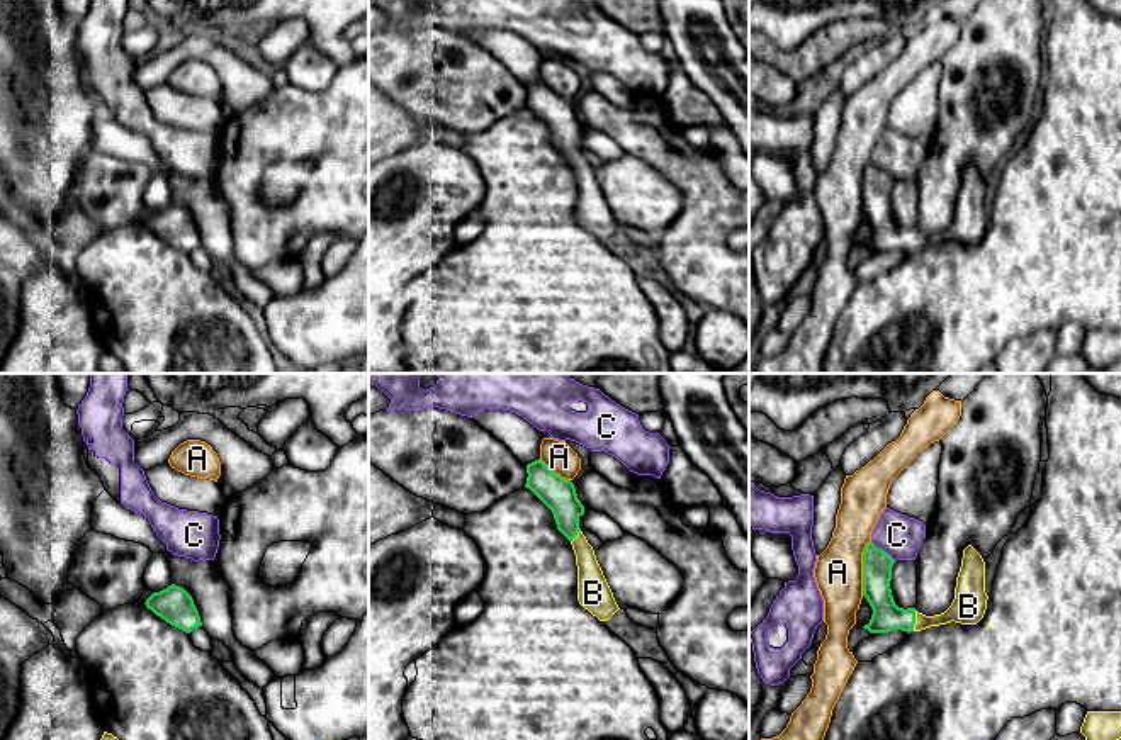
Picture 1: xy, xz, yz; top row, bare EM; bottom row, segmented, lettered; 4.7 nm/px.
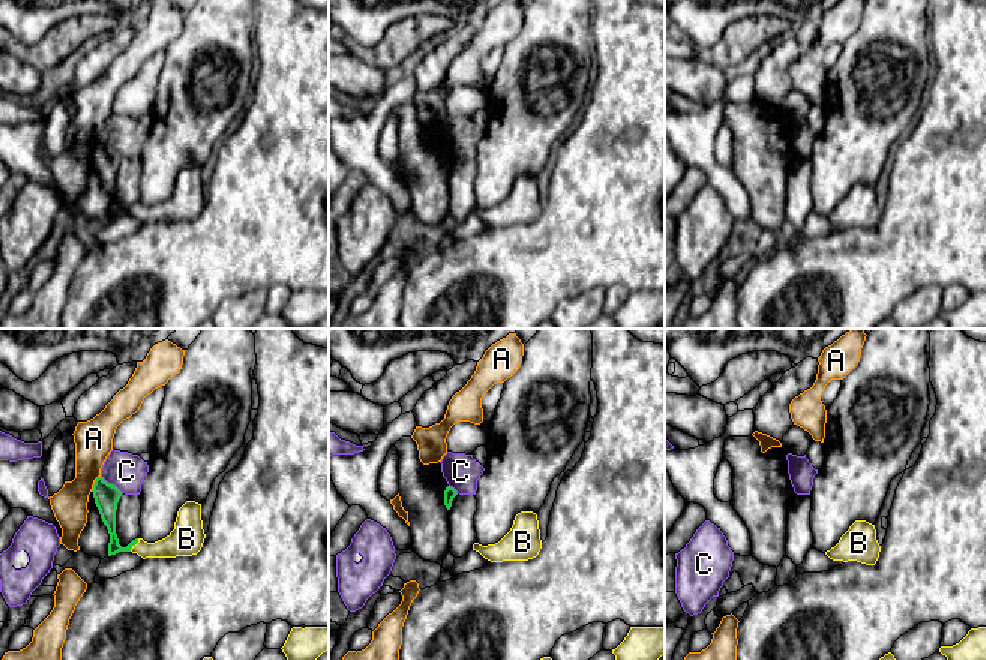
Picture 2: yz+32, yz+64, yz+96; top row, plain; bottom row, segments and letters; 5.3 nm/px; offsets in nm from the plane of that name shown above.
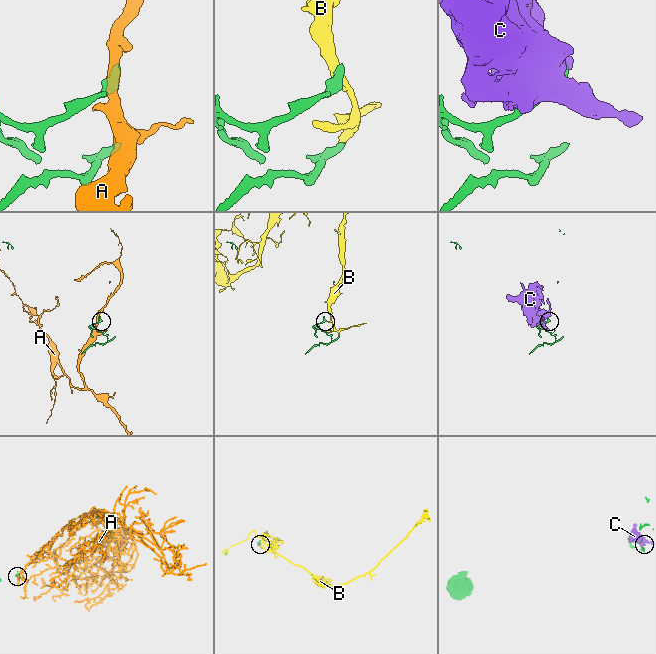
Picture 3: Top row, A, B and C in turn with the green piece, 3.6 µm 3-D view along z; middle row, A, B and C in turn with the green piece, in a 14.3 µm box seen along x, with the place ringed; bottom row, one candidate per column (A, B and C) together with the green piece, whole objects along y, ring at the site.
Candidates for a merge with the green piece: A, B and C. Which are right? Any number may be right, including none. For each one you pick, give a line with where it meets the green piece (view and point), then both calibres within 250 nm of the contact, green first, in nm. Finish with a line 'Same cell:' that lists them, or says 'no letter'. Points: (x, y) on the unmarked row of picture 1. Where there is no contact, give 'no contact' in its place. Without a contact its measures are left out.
B: meets green in yz at (914, 240); 140 nm thick on the green side, 140 nm on the other
Same cell: B

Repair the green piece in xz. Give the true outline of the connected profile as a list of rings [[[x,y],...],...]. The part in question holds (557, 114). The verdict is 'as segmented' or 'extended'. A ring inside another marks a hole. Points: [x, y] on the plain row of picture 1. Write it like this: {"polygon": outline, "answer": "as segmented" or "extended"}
{"polygon": [[[540,78],[527,85],[527,104],[554,134],[557,149],[571,161],[577,185],[577,221],[600,241],[610,239],[620,227],[596,180],[593,166],[579,148],[584,126],[571,100],[554,93]]], "answer": "extended"}

